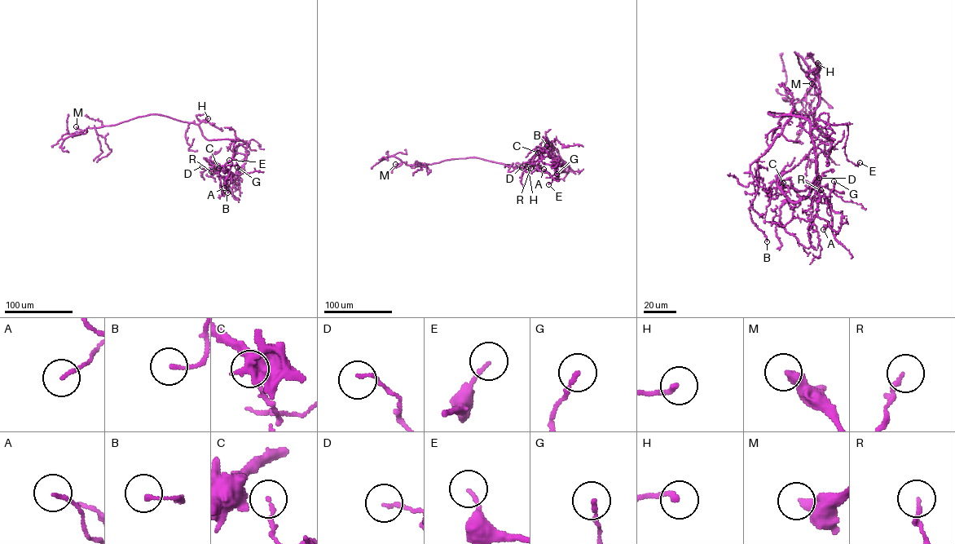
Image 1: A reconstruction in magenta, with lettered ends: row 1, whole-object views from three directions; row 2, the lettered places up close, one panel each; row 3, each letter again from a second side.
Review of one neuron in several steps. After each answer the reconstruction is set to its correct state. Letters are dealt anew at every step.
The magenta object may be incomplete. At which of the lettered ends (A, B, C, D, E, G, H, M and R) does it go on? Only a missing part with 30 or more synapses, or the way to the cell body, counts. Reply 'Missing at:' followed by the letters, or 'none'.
Missing at: none

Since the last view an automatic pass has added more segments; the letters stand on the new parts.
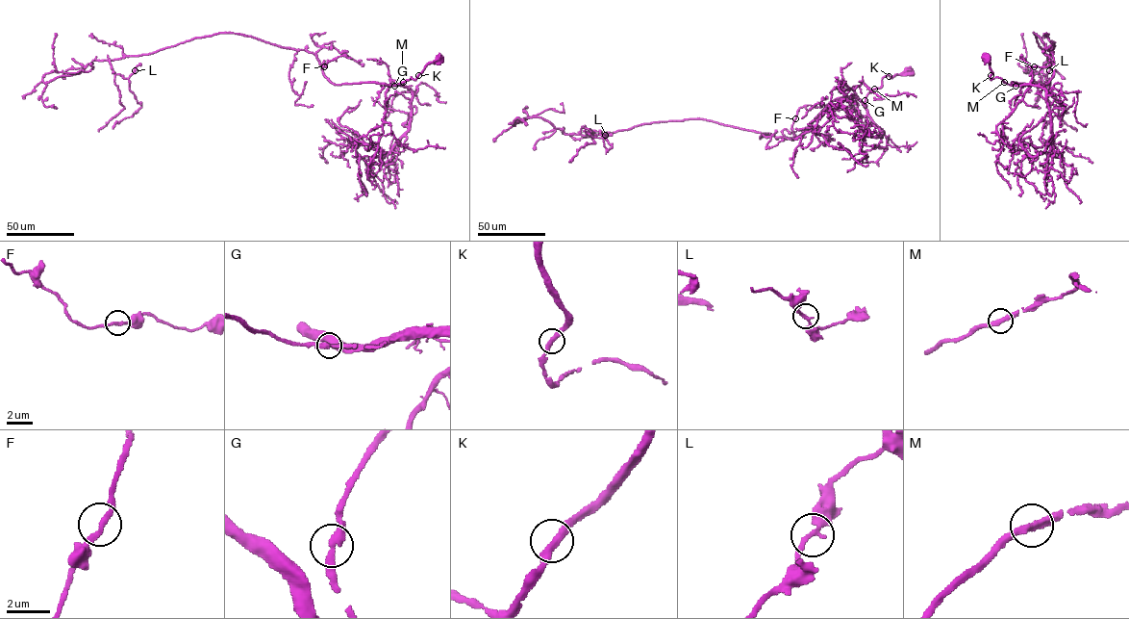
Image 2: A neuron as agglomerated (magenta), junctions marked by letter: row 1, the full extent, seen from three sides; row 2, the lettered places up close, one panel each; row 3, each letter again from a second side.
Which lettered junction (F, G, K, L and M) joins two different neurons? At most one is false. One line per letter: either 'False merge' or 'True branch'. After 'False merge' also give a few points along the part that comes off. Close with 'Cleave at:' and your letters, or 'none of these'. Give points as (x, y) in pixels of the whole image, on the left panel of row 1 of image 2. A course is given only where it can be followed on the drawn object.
F: True branch
G: True branch
K: True branch
L: True branch
M: True branch
Cleave at: none of these

